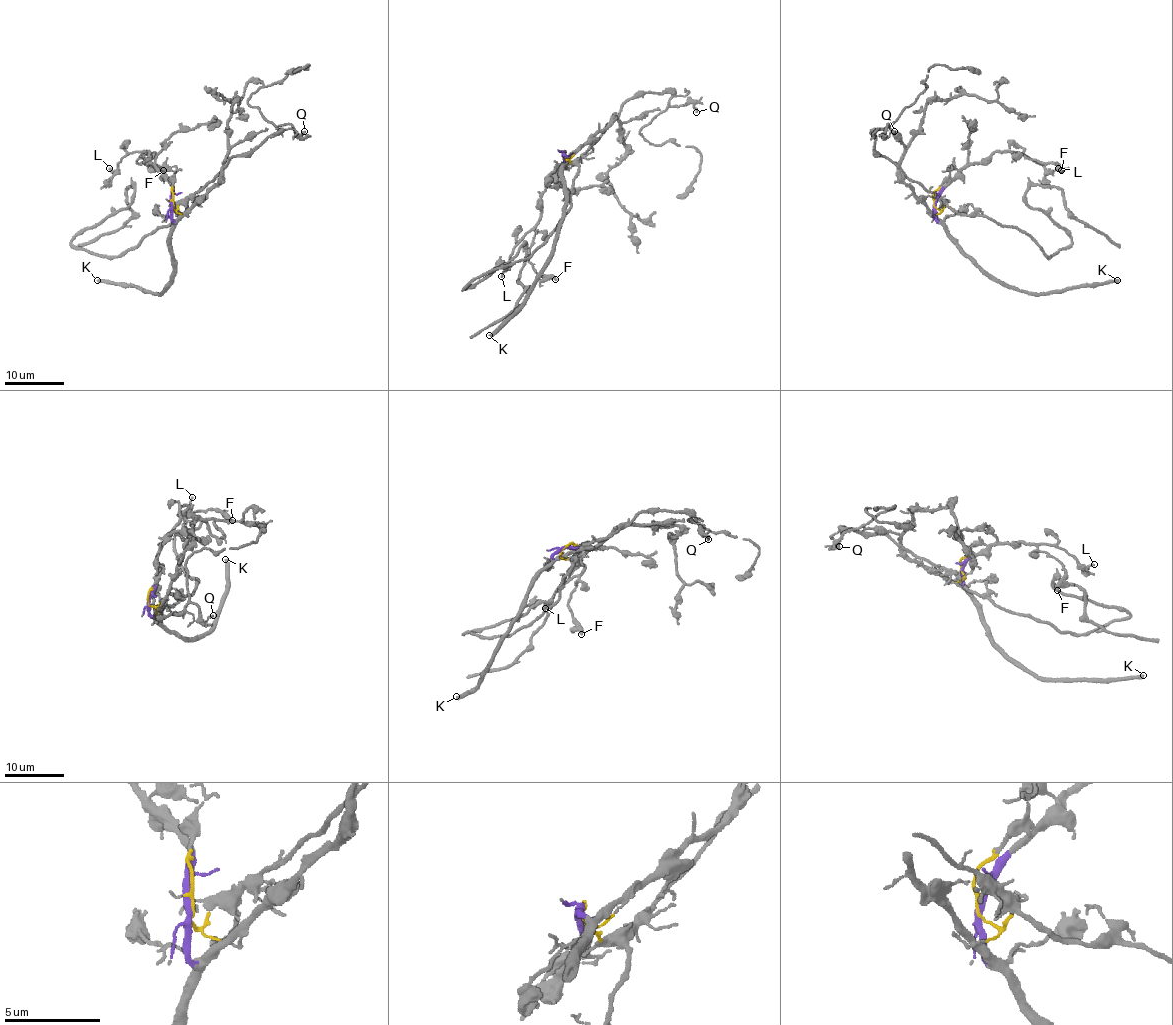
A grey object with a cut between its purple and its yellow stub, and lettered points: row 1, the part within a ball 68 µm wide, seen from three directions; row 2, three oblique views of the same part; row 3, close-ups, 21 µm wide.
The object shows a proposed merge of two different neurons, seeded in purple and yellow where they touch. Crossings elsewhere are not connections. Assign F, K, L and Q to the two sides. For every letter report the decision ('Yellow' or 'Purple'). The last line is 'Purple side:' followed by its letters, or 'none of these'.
F: Purple
K: Purple
L: Purple
Q: Yellow
Purple side: F, K, L

